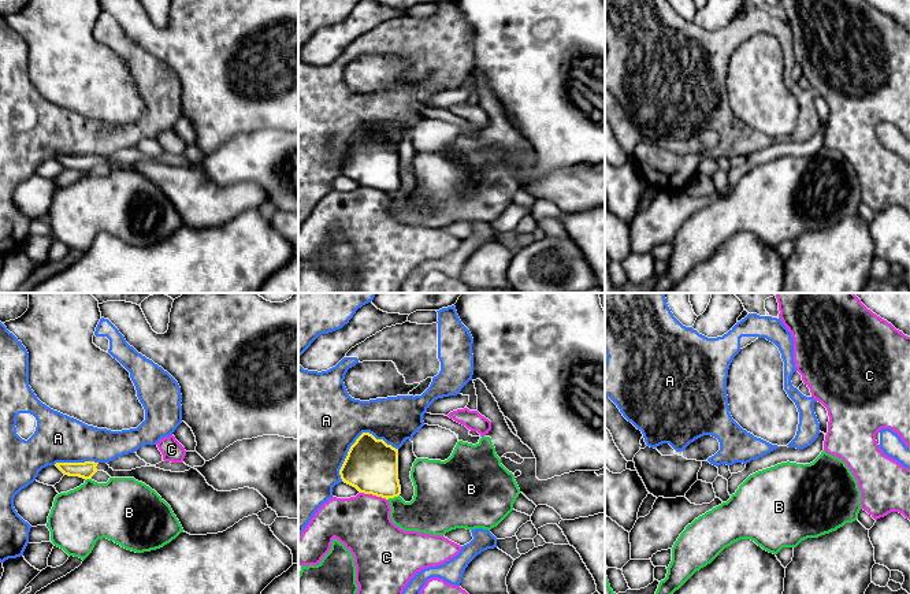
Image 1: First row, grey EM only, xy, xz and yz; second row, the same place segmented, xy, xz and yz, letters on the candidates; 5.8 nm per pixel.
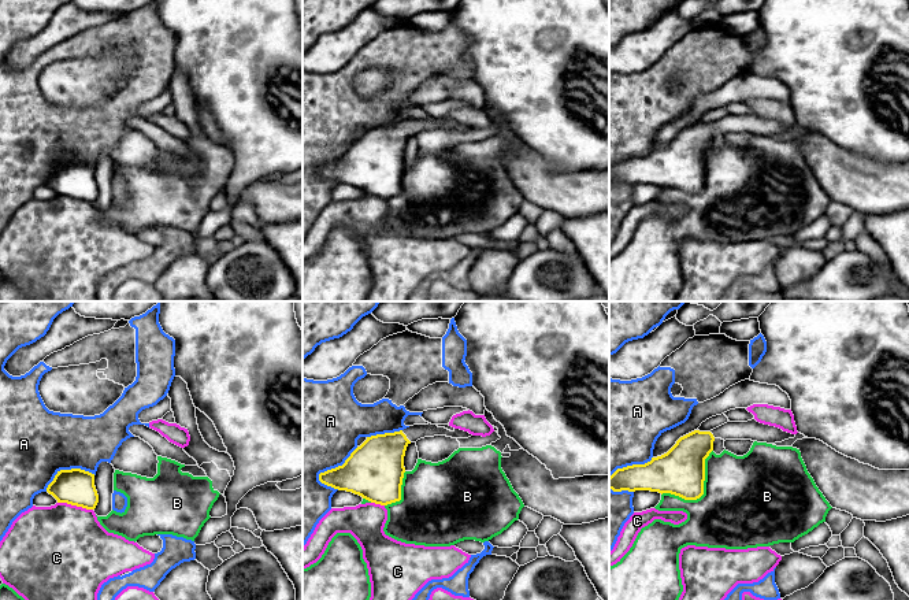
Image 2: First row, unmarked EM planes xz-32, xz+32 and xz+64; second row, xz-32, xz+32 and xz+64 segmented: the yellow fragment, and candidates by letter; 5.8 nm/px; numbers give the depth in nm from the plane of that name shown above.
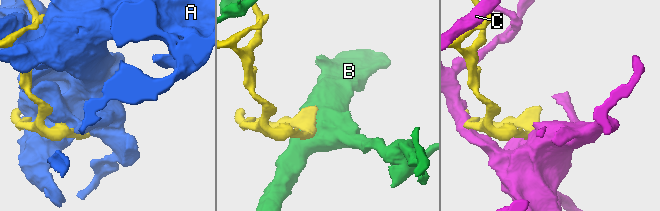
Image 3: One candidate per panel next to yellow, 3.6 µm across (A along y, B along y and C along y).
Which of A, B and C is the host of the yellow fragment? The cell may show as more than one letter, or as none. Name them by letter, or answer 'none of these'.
none of these

